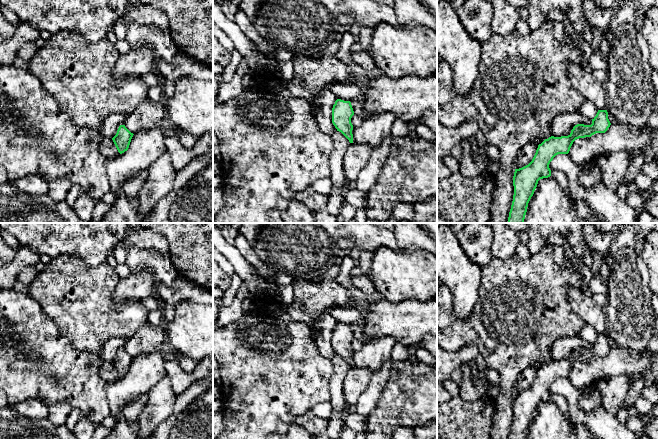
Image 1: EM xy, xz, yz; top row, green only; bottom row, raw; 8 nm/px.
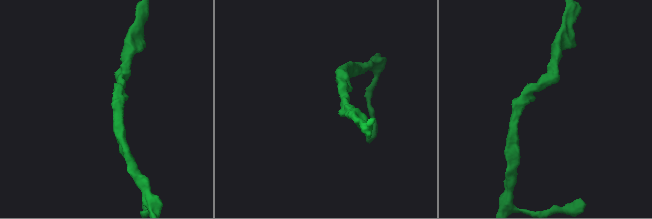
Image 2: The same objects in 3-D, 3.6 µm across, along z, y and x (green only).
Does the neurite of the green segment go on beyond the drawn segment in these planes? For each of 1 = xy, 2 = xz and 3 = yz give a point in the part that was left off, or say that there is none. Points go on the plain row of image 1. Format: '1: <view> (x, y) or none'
1: none
2: none
3: none

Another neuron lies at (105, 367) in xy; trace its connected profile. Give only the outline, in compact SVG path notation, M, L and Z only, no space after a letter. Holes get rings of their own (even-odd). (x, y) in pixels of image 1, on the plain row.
M106 361L102 362L100 368L100 375L107 381L116 381L120 378L112 362L106 362Z

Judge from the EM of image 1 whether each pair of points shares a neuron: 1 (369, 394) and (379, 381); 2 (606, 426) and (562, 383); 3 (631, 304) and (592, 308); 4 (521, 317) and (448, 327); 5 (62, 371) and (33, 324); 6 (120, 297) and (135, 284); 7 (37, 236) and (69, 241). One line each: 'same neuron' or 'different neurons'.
1: same neuron
2: same neuron
3: different neurons
4: same neuron
5: same neuron
6: same neuron
7: same neuron

